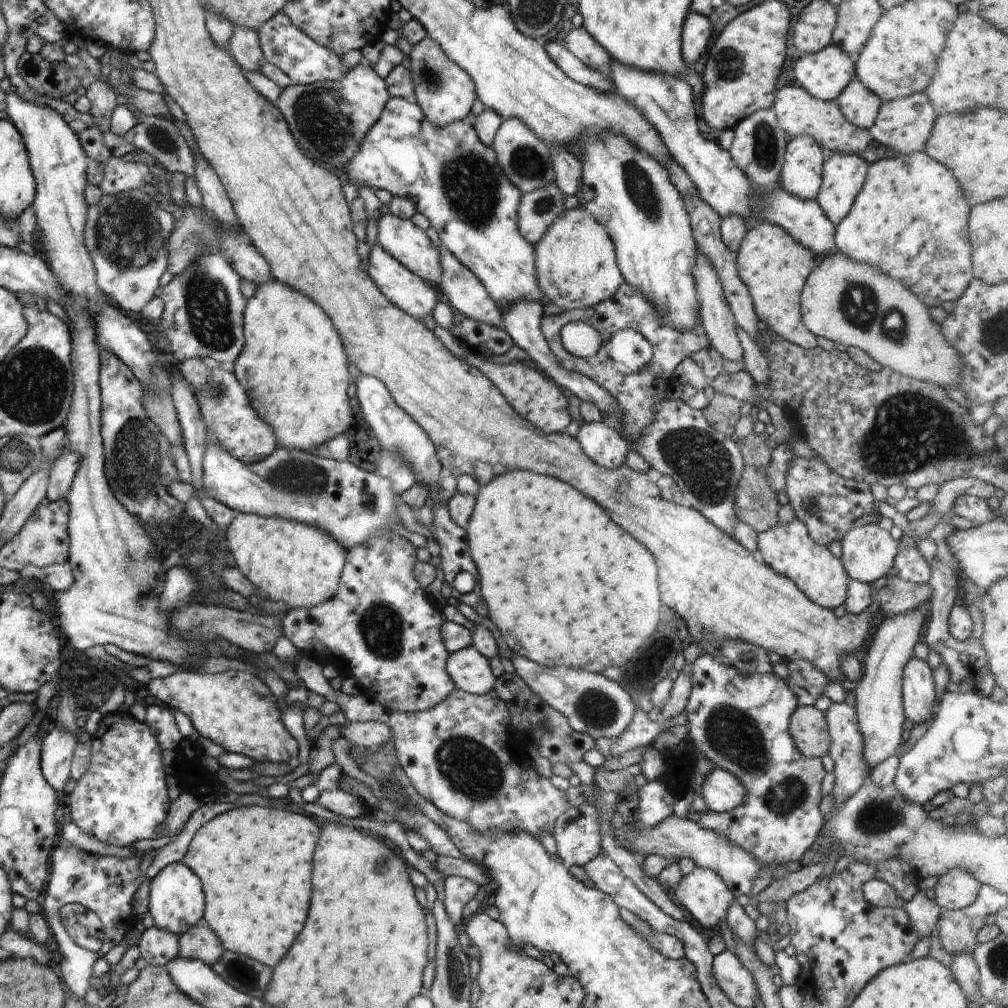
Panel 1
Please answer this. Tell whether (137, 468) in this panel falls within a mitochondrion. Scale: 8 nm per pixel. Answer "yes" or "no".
yes

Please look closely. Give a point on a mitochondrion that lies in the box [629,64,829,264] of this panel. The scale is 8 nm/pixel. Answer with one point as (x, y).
(765, 154)

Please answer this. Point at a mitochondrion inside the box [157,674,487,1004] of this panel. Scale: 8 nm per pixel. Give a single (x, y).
(243, 973)

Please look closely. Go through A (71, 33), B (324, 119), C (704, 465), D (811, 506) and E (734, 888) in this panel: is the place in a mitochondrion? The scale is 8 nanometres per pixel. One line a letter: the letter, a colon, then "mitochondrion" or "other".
A: other
B: mitochondrion
C: mitochondrion
D: other
E: other

